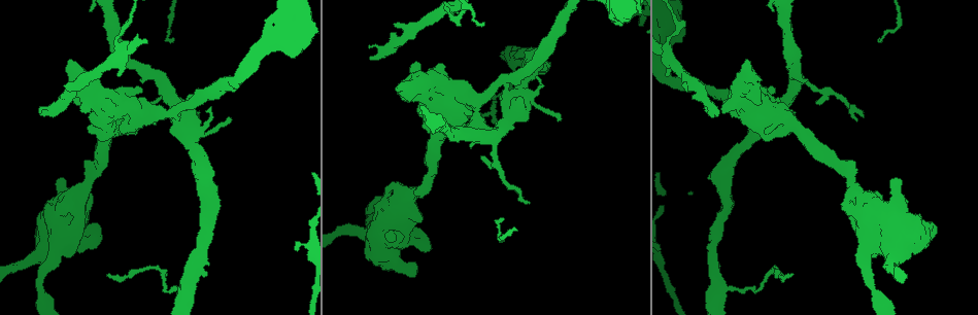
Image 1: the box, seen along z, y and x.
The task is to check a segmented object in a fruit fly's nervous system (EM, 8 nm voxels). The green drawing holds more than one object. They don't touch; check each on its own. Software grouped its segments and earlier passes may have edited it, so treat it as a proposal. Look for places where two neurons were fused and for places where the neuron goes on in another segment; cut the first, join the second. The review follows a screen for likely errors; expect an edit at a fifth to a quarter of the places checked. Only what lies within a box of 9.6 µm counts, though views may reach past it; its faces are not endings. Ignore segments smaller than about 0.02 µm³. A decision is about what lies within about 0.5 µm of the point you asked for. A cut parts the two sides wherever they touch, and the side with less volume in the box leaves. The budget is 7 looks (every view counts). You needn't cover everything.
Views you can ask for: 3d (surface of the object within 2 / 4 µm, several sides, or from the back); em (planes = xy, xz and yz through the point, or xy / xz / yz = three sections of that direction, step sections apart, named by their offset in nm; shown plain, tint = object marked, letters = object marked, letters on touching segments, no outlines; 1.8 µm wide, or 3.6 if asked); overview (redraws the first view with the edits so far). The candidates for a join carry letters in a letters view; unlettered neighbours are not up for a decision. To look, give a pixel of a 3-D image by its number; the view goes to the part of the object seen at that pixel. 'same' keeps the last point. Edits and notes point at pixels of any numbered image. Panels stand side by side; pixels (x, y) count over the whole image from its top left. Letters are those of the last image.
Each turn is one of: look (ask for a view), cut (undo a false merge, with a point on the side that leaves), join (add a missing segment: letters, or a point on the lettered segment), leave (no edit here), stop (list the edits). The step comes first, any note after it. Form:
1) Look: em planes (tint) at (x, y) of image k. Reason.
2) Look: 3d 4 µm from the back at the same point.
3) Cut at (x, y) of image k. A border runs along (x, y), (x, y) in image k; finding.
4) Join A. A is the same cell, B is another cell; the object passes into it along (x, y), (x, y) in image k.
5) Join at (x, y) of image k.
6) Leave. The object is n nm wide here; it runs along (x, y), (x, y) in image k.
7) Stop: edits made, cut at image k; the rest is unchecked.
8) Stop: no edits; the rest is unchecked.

Look: 3d 2 µm from the back at (494, 139) of image 1. Thin neck.

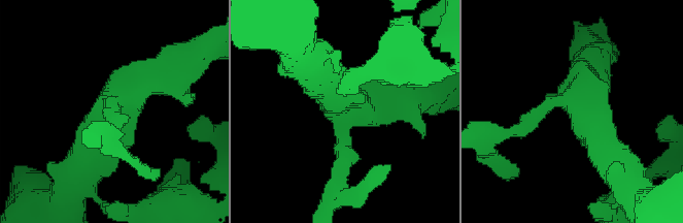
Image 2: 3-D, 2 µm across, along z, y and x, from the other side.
Look: em planes (letters) at (117, 100) of image 2. 3 arms meet here; the arms are 170, 320, 320 nm wide.

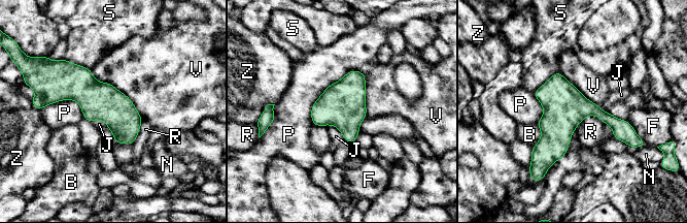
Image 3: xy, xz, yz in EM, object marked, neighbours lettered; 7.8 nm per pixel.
Leave. The longest contact is with V, 600 nm; B, F, J, N, P, R, S, V and Z are other cells; a border runs along (325, 125), (354, 144) in image 3; continuous, no second neuron.

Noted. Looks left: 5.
Look: 3d 4 µm at (750, 109) of image 1. Sharp bend.

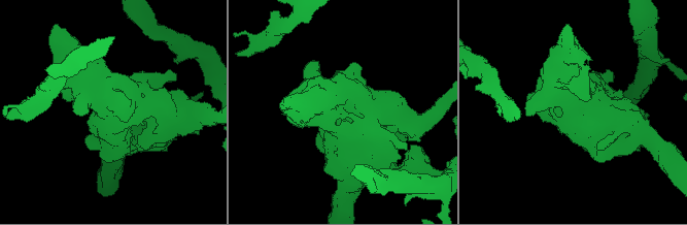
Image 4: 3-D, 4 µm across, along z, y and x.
Look: em 3.6 µm planes (plain) at (356, 106) of image 4.

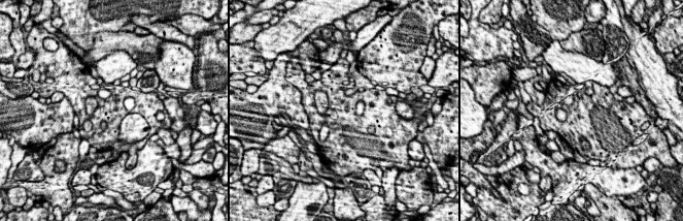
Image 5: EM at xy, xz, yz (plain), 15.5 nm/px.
Look: em 3.6 µm planes (letters) at the same point. See the neighbours.

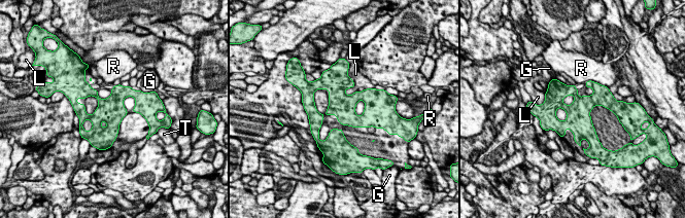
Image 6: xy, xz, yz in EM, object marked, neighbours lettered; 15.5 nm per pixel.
Leave. The object is 380 nm wide here; G, L, R and T are other cells; continuous, no second neuron.

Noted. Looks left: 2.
Look: 3d 4 µm at (883, 239) of image 1. Calibre changes.

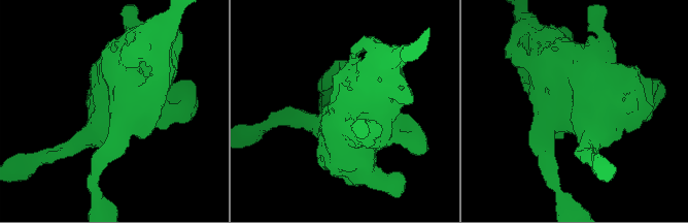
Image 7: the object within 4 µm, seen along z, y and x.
Look: em 3.6 µm planes (letters) at (573, 111) of image 7.

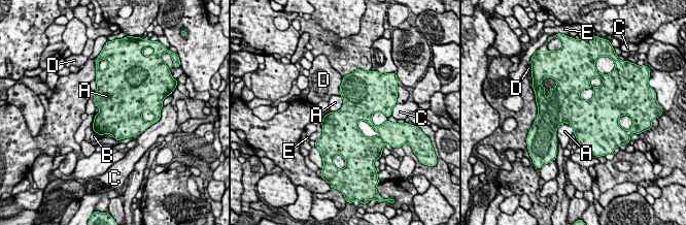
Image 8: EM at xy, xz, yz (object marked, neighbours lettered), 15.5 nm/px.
Leave. A, B, C, D and E are other cells; a border runs along (340, 95), (342, 106), (330, 113) in image 8; one neuron here.

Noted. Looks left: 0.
Stop: no edits; the rest is unchecked.

